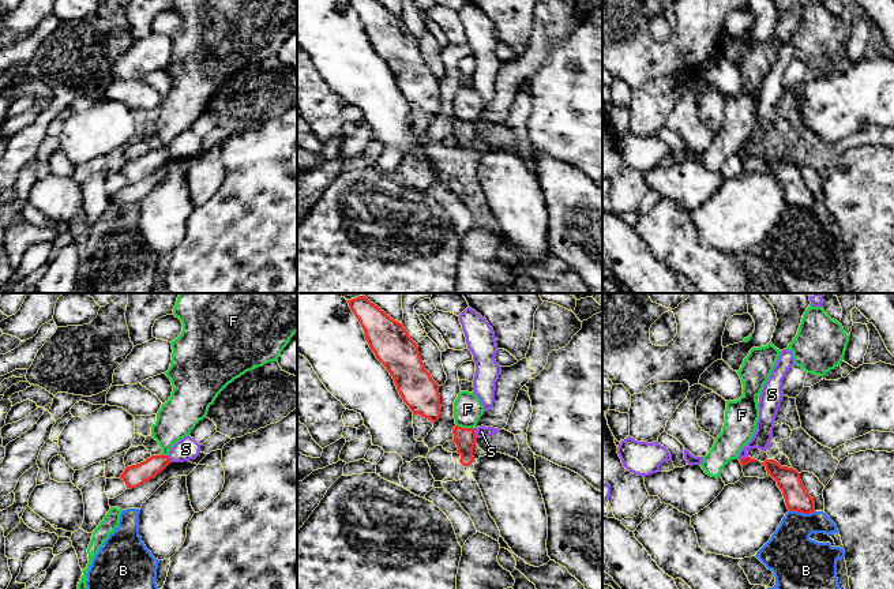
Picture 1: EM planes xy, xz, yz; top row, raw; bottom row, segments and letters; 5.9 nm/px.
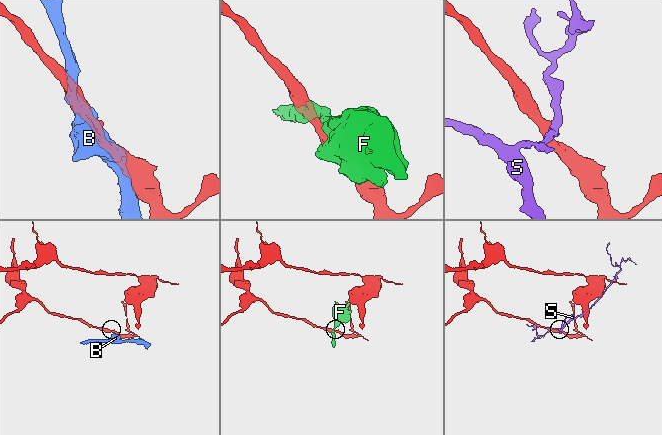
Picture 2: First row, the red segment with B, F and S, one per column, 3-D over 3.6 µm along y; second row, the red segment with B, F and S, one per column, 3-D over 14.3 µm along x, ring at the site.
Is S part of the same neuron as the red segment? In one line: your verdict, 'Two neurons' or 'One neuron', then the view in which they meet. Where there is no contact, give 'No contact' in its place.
Two neurons. Touches red in xz

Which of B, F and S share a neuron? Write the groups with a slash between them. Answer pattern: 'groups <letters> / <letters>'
groups B / F / S

